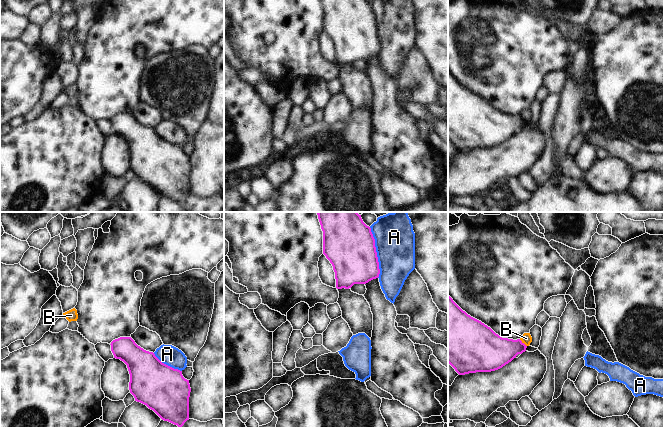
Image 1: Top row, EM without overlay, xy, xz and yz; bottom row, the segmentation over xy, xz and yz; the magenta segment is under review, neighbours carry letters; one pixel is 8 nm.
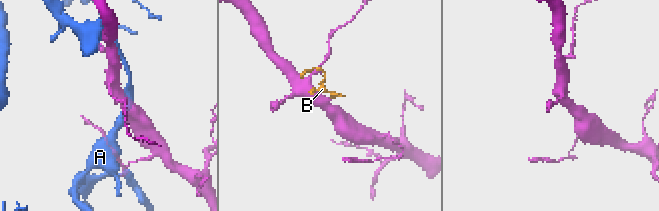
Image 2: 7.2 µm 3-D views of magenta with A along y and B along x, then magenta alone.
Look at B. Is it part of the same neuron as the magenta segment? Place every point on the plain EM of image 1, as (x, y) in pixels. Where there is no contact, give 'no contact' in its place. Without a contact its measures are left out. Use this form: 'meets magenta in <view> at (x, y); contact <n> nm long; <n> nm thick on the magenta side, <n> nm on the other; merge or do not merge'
meets magenta in yz at (523, 119); contact 90 nm long; 260 nm thick on the magenta side, 90 nm on the other; do not merge

